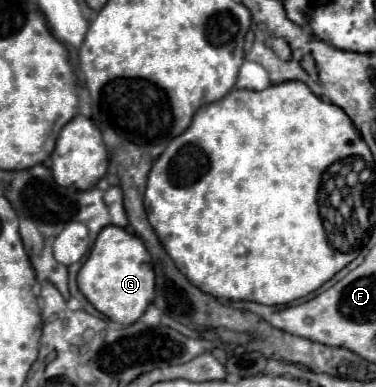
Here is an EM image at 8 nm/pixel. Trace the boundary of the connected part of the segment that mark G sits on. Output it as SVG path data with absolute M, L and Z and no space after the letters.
M108 225L100 231L88 259L78 273L78 287L102 315L120 325L132 325L154 301L154 277L152 257L144 243L126 229Z

